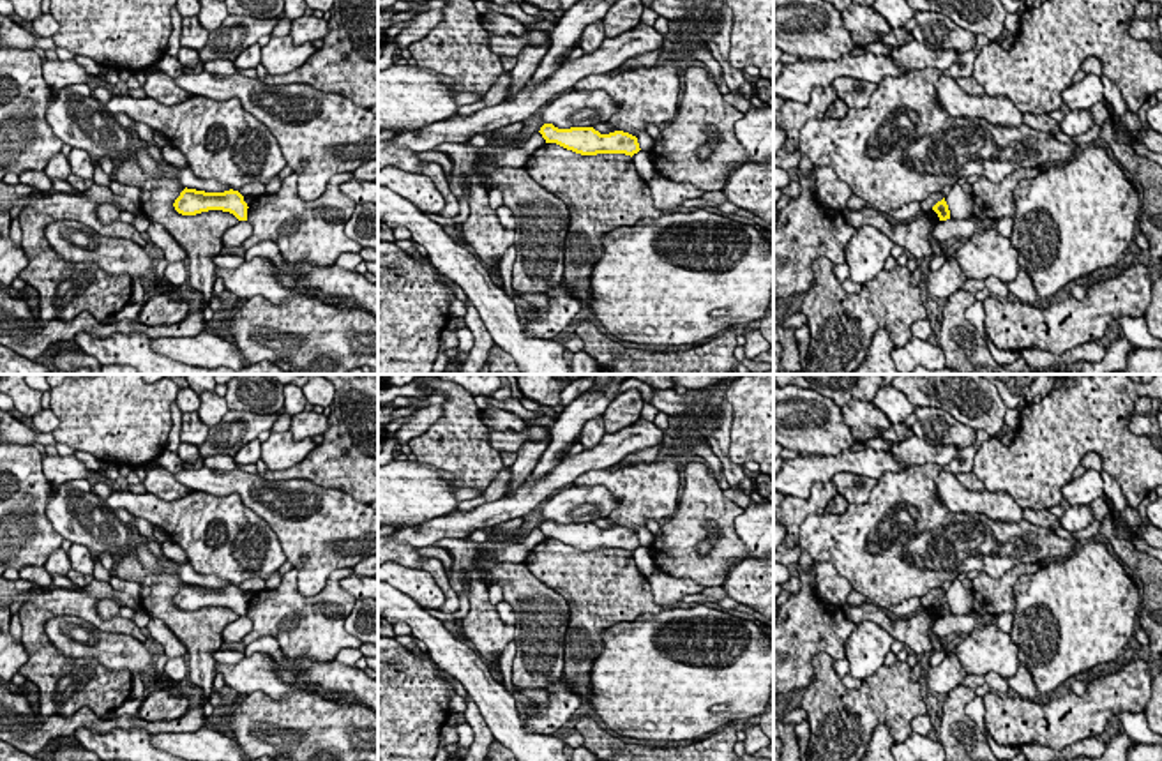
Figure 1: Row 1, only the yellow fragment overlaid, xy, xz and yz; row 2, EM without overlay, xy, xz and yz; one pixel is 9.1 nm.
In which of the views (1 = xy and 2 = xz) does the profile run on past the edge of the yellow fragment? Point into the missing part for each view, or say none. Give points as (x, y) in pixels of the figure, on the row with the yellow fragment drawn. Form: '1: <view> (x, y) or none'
1: none
2: none

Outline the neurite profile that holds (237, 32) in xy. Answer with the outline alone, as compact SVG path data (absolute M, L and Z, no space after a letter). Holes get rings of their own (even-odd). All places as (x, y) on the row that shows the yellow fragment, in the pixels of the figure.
M230 14L223 25L208 32L207 44L198 51L201 62L226 58L233 60L249 46L256 44L260 37L272 35L277 21L274 19L258 19L251 16Z

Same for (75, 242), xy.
M57 221L48 224L44 235L64 261L94 261L109 275L127 274L131 279L140 277L145 284L154 288L166 288L170 298L180 298L180 291L175 290L164 275L157 275L155 263L150 260L145 247L127 238L102 237L76 221Z

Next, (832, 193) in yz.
M812 166L816 194L823 207L842 212L853 196L849 185L841 180L830 166Z

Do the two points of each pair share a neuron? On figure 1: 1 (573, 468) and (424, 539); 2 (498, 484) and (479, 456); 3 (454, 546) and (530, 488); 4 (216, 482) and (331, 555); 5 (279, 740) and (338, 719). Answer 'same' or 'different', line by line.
1: same
2: different
3: different
4: same
5: same

